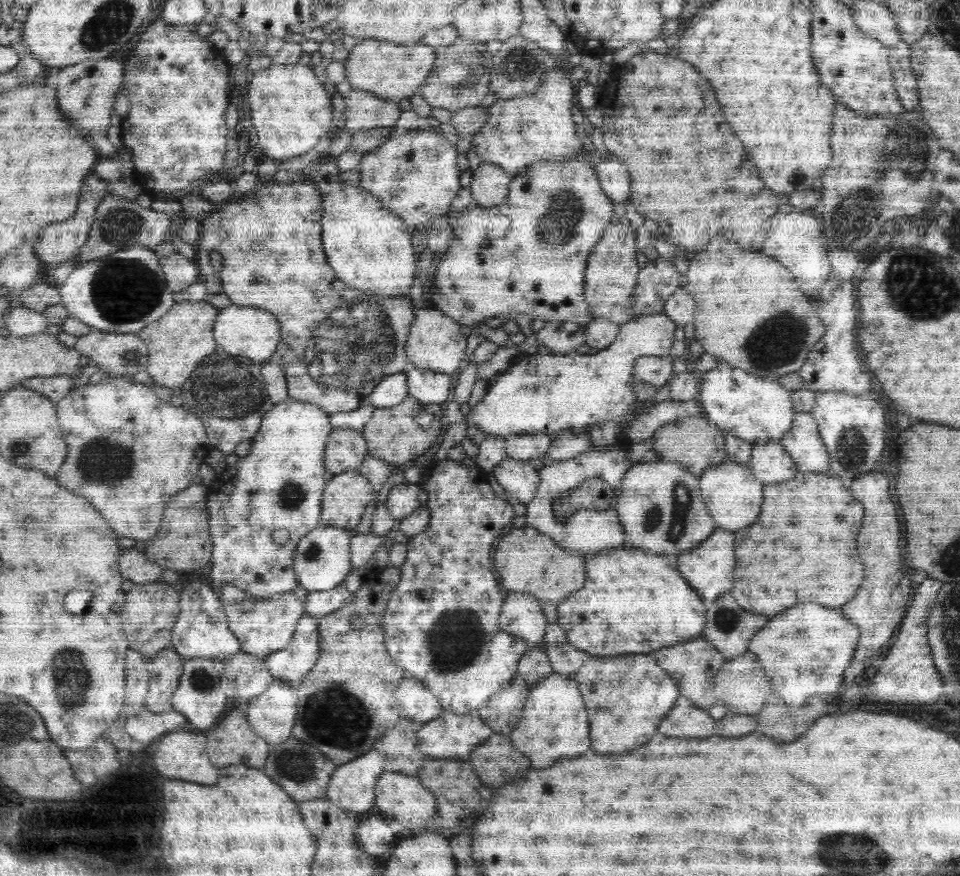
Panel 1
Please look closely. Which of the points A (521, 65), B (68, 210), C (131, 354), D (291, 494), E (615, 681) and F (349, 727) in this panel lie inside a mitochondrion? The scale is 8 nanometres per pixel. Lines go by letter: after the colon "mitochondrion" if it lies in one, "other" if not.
A: mitochondrion
B: other
C: mitochondrion
D: mitochondrion
E: mitochondrion
F: mitochondrion

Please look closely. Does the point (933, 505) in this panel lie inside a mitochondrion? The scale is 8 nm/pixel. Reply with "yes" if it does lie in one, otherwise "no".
no

